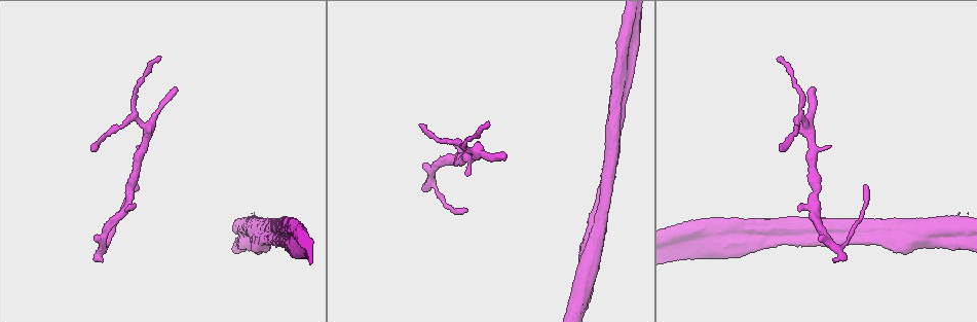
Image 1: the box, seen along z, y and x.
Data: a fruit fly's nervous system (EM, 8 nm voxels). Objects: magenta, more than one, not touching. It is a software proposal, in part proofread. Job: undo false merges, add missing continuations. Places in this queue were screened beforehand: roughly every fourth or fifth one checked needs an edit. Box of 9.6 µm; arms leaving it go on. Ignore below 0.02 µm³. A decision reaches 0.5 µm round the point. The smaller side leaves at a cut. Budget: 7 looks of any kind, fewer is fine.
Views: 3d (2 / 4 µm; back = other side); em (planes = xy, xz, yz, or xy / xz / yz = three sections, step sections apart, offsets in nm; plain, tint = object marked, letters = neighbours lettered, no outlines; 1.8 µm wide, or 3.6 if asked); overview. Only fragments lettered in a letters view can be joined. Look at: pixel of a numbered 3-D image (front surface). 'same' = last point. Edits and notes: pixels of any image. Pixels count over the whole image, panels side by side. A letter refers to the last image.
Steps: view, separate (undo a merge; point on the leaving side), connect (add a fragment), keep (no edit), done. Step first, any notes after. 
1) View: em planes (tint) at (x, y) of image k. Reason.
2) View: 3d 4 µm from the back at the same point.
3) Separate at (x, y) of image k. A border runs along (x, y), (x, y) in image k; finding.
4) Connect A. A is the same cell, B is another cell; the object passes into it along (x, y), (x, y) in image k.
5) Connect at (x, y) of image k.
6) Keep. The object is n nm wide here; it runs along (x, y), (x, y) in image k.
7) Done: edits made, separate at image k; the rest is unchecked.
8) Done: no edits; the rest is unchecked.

View: em yz step 8 (letters) at (506, 155) of image 1.

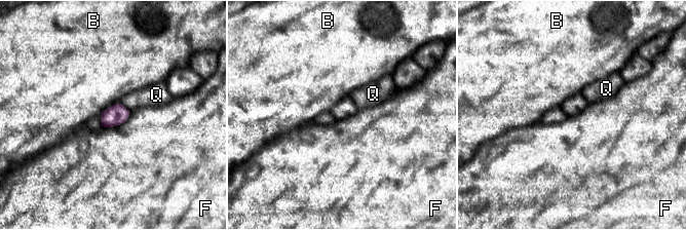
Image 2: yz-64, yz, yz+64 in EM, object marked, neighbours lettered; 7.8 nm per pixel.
View: em planes (letters) at the same point.

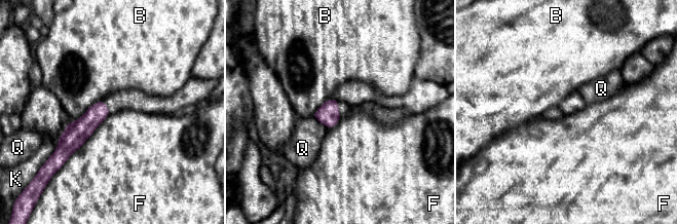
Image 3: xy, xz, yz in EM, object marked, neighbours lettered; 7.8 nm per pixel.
Keep. The object is 160 nm wide here; B, F, K and Q are other cells; a border runs along (109, 113), (93, 133), (63, 163) in image 3; none of them fits.

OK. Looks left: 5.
View: em yz step 8 (letters) at (421, 123) of image 1. Branch stops here.

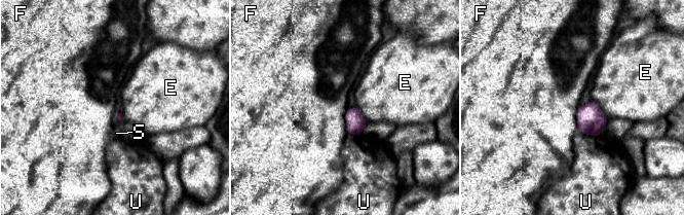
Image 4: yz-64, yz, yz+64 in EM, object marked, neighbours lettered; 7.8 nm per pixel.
Keep. E, F, S and U are other cells; a border runs along (579, 104), (576, 110), (576, 129) in image 4; no lettered fragment goes on from it.

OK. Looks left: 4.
View: em xy step 16 (letters) at (124, 209) of image 1. An open end.

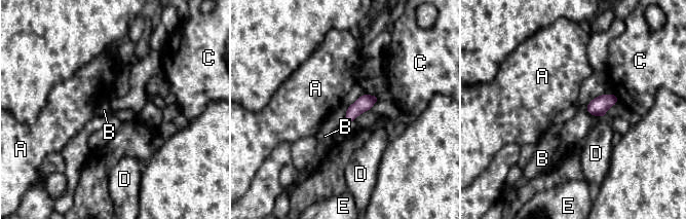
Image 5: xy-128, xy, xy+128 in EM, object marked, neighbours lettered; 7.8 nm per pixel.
Keep. A, B, C, D and E are other cells; a border runs along (344, 116), (345, 120) in image 5; no lettered fragment goes on from it.

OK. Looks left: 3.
Done: no edits; the rest is unchecked.

